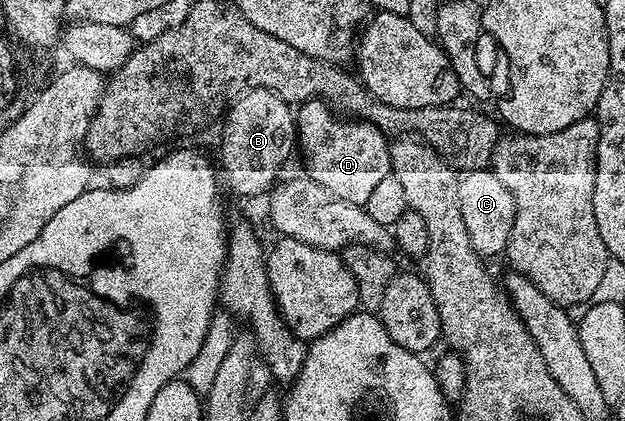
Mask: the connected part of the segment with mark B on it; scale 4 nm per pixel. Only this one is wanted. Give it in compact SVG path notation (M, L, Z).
M248 89L241 94L224 114L225 130L221 133L221 165L225 168L223 181L229 184L233 193L241 197L257 197L261 193L266 194L276 182L276 175L281 165L288 159L292 149L294 152L296 144L296 118L294 117L290 104L277 93L269 89Z

